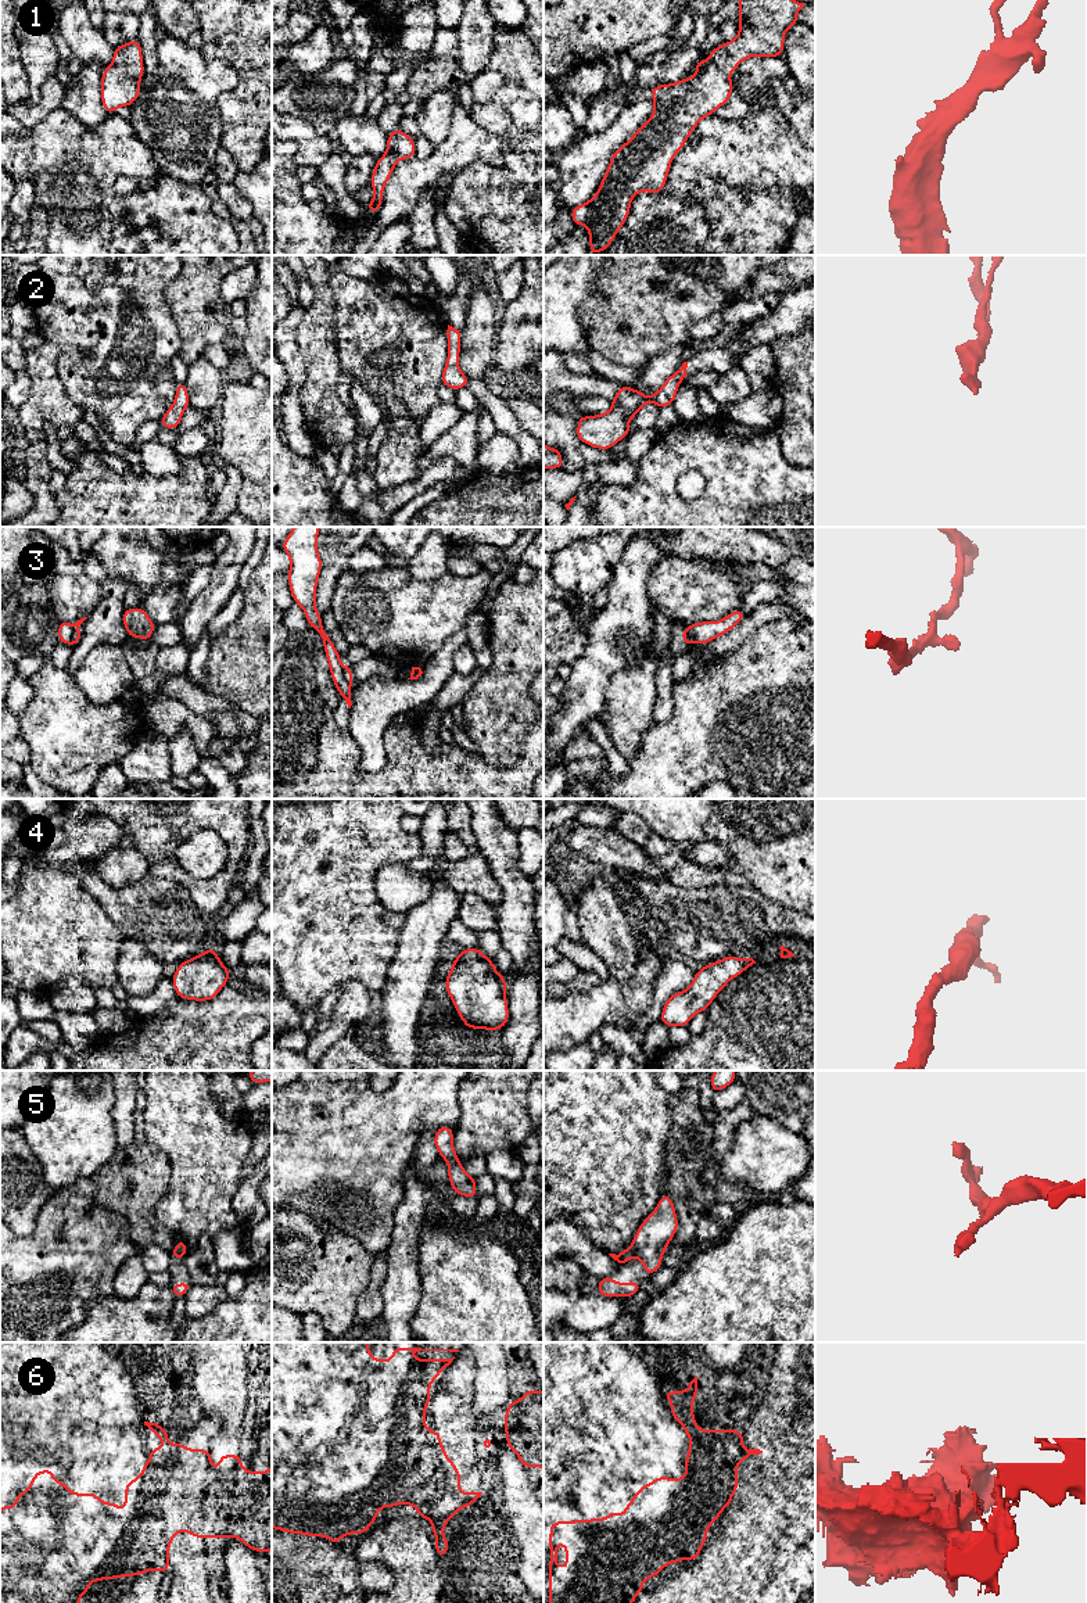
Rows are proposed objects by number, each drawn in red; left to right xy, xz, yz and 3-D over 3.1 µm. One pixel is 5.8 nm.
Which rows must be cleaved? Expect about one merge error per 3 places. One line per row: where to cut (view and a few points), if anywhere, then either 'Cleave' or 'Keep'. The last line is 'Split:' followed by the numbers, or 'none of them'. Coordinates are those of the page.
1: No split. Keep
2: No split. Keep
3: Split along xz (343, 667), (344, 677), (350, 682). Cleave
4: No split. Keep
5: No split. Keep
6: Split along xy (93, 1492), (99, 1530), (121, 1534), (124, 1548), (157, 1569). Cleave
Split: 3, 6

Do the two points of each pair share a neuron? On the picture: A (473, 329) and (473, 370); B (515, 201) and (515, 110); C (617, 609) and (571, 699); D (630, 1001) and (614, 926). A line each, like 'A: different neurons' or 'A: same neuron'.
A: same neuron
B: same neuron
C: same neuron
D: different neurons

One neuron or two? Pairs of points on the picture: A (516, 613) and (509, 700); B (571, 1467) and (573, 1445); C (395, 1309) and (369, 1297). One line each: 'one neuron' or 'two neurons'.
A: one neuron
B: two neurons
C: two neurons

